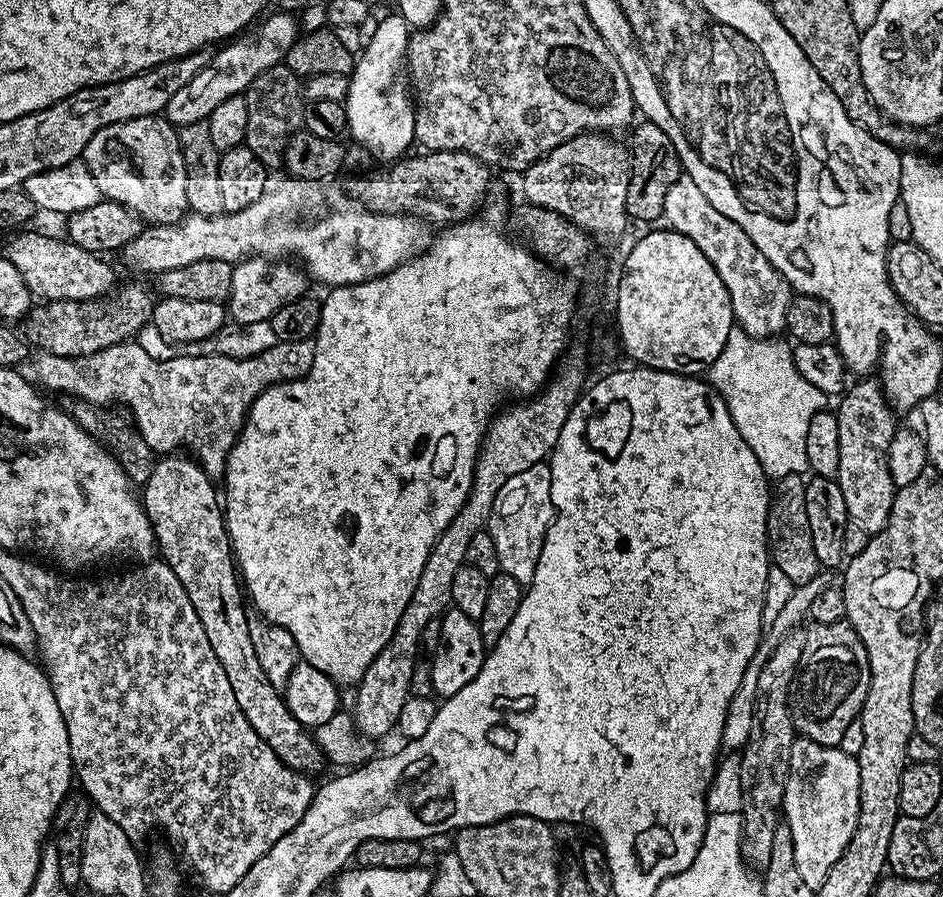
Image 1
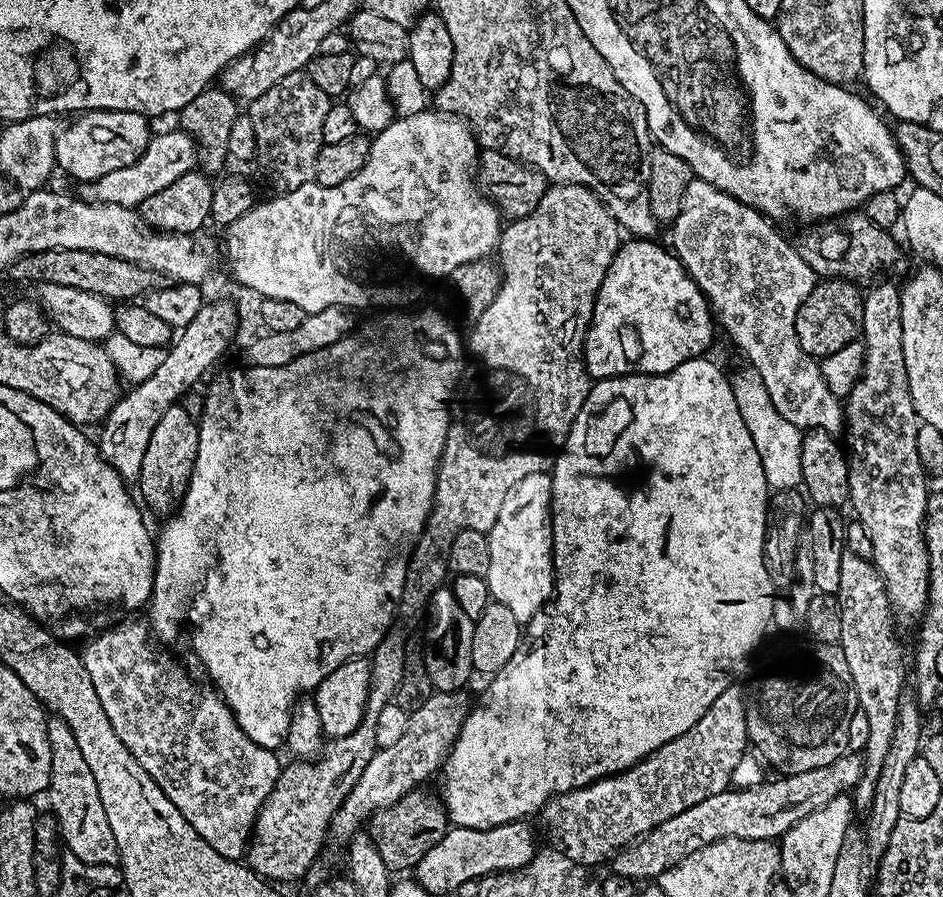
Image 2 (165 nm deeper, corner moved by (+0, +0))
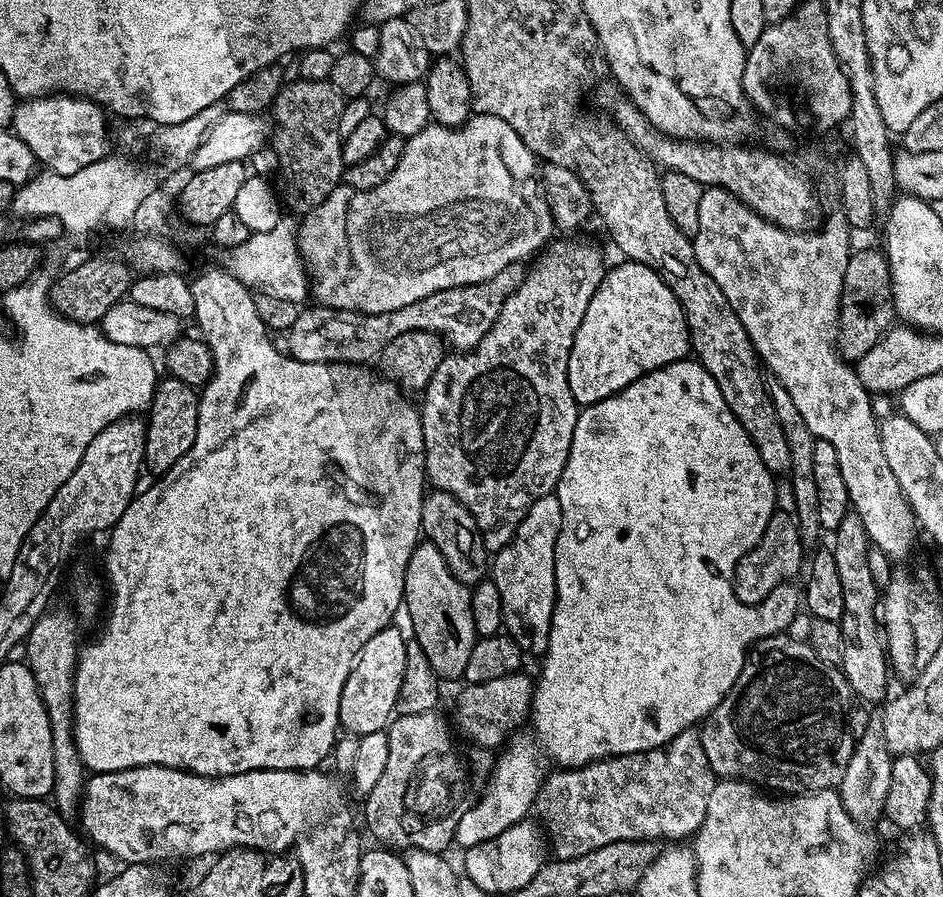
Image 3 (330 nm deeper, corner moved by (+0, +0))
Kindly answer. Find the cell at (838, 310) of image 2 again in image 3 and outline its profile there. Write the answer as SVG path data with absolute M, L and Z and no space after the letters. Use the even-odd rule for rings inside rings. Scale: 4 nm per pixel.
M879 247L853 251L846 262L846 278L840 295L840 322L836 326L836 347L841 356L855 362L884 337L897 319L892 293L892 271L888 257Z

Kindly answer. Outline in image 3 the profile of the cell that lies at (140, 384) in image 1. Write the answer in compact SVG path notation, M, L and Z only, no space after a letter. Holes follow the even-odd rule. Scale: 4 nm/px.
M523 263L511 264L486 282L435 292L410 306L402 306L402 310L383 312L377 316L368 316L364 312L344 312L340 308L305 307L296 319L294 329L295 359L323 364L363 365L375 361L382 349L403 332L434 332L449 345L452 343L453 349L471 350L478 346L478 342L482 342L490 326L494 326L506 298L524 281L525 275Z

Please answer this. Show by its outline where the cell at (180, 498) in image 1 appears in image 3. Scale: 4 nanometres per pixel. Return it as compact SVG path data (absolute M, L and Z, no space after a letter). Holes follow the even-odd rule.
M168 376L156 385L156 393L146 409L146 438L144 439L144 468L147 471L163 474L169 472L194 446L194 438L198 434L198 406L200 396L197 389L191 388L186 382Z

